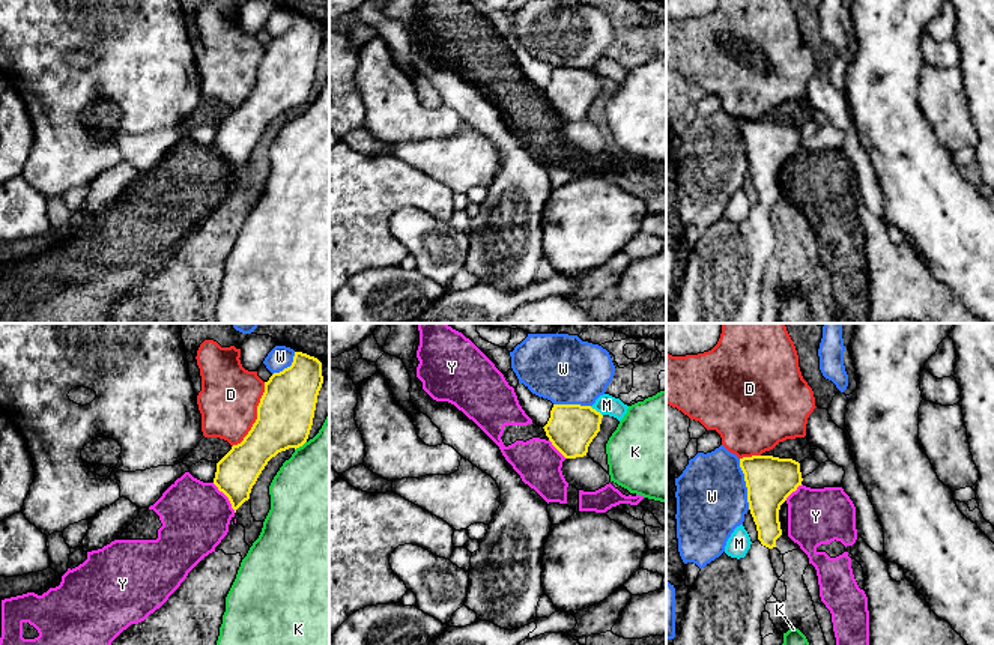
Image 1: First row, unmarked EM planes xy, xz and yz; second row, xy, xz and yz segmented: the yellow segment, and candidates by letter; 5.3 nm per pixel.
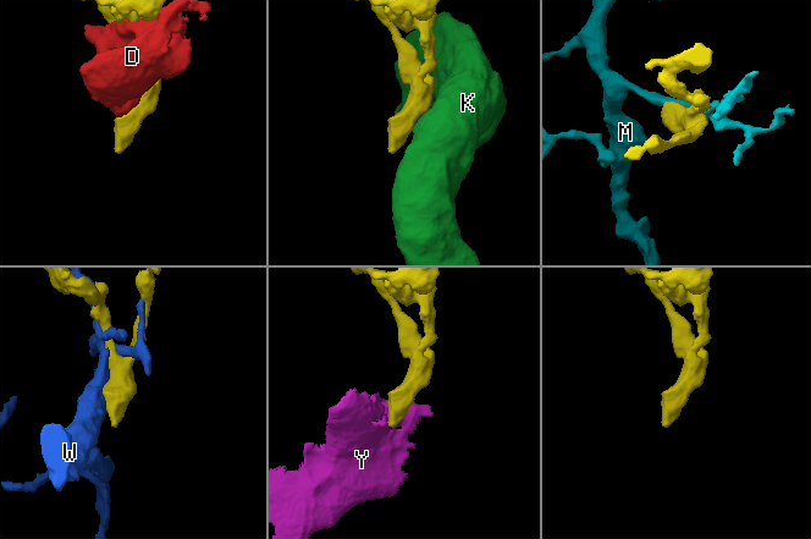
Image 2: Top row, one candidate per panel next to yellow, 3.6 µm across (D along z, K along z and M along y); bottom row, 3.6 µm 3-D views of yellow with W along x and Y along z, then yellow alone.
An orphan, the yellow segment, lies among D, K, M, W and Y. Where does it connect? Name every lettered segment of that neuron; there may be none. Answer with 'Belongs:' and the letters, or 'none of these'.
Belongs: none of these

